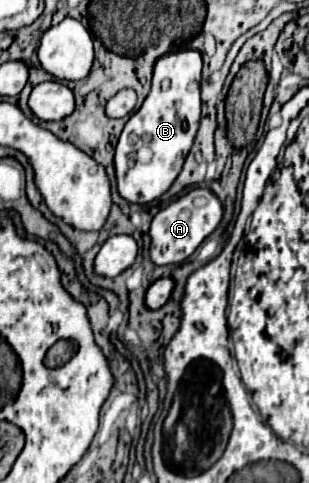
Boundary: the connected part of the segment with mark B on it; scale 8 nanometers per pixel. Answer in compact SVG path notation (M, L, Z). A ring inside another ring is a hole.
M196 49L166 53L156 59L152 91L142 107L126 123L114 155L118 193L130 203L150 203L176 181L184 157L188 155L200 121L200 73L202 53ZM150 149L150 161L142 161L138 151Z

